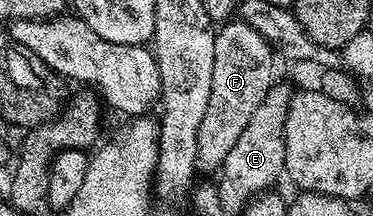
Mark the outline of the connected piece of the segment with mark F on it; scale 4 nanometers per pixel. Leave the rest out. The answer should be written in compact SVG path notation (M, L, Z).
M238 18L224 23L216 31L215 40L213 84L205 116L201 119L200 129L197 130L195 160L196 169L200 173L212 174L222 169L229 150L233 150L237 138L241 138L241 130L245 130L245 125L249 123L249 118L253 118L257 106L261 106L265 94L269 94L276 79L275 60L277 61L271 43L257 30L253 30L253 26Z

